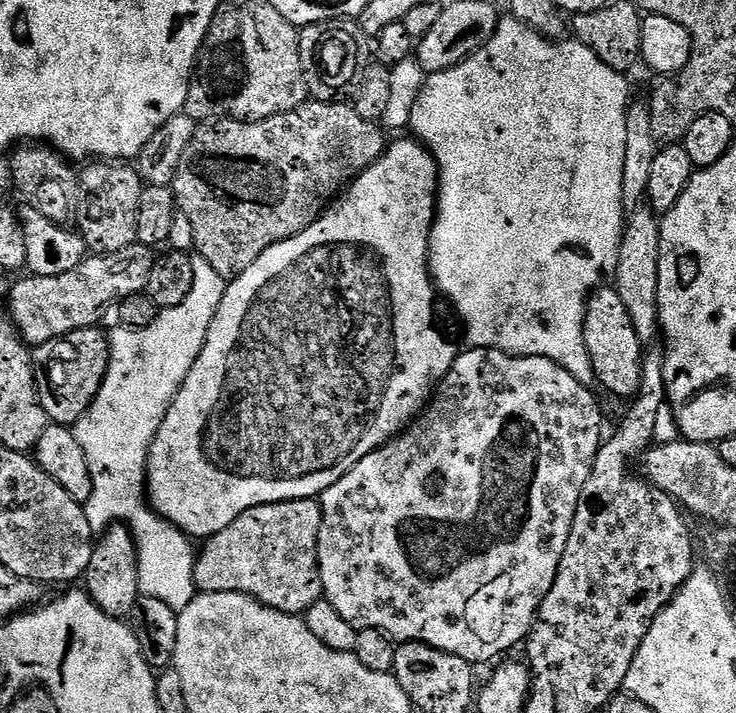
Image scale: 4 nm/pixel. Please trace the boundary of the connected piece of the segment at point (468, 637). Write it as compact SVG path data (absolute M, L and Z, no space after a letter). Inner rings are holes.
M469 347L469 348L468 348L468 349L467 349L467 351L468 351L468 352L464 352L464 351L461 351L461 352L460 352L460 353L459 353L459 355L457 355L457 358L456 358L456 361L454 361L454 362L453 362L453 364L452 364L452 365L451 365L451 366L450 366L450 370L449 370L449 371L448 371L448 372L447 372L447 374L446 374L446 375L444 375L444 379L443 379L443 380L441 380L441 381L440 381L440 383L439 383L439 384L437 384L437 385L436 385L436 387L435 387L435 389L434 389L434 395L433 395L433 397L432 397L432 399L431 399L431 400L429 400L429 401L428 401L428 403L427 403L427 405L426 405L426 407L425 407L425 409L424 409L424 411L423 411L423 412L421 412L421 413L420 413L420 415L419 415L419 416L417 416L417 417L416 417L416 419L415 419L415 420L413 420L413 421L412 421L412 423L411 423L411 424L409 424L409 425L408 425L408 427L407 427L407 428L405 428L405 429L404 429L404 431L403 431L403 432L401 432L401 433L400 433L400 435L399 435L399 436L394 436L394 437L392 437L392 439L391 439L391 440L389 440L389 441L388 441L388 443L386 443L386 444L383 444L383 445L382 445L382 447L381 447L381 448L375 448L375 450L374 450L374 451L372 451L372 452L371 452L371 453L370 453L370 454L366 454L366 458L362 458L362 462L358 462L358 463L357 463L357 464L355 464L355 466L354 466L354 467L352 467L352 468L351 468L351 469L350 469L350 470L349 470L349 472L348 472L348 473L346 473L346 475L344 475L344 476L343 476L343 477L342 477L342 478L338 478L338 482L334 482L334 486L330 486L330 487L329 487L329 488L328 488L328 489L327 489L327 490L326 490L326 491L325 491L325 492L322 492L322 493L320 493L320 495L319 495L319 497L318 497L318 499L319 499L319 502L320 502L320 509L321 509L321 510L322 510L322 522L321 522L321 523L320 523L320 533L319 533L319 534L318 534L318 550L317 550L317 551L316 551L316 553L317 553L317 554L318 554L318 564L319 564L319 567L320 567L320 581L321 581L321 582L322 582L322 584L323 584L323 586L324 586L324 595L323 595L323 599L326 599L326 600L328 600L328 601L329 601L329 602L330 602L330 606L334 606L334 610L338 610L338 614L342 614L342 618L346 618L346 622L350 622L350 626L354 626L354 627L355 627L355 628L356 628L356 629L358 629L358 630L359 630L359 629L362 629L362 628L369 628L369 629L370 629L370 630L382 630L382 631L383 631L383 632L384 632L384 633L385 633L385 634L387 634L387 635L388 635L388 636L391 636L391 637L392 637L392 639L393 639L393 640L395 640L395 641L397 641L397 642L407 642L407 643L410 643L410 644L429 644L429 645L430 645L430 646L434 646L434 647L435 647L435 648L438 648L438 649L440 649L440 650L442 650L442 651L443 651L443 652L446 652L446 653L448 653L448 654L458 654L458 658L466 658L466 662L470 662L470 663L471 663L471 664L473 664L473 666L481 666L481 665L480 665L480 664L484 664L484 663L486 663L486 662L487 662L487 660L492 660L492 659L494 659L494 658L495 658L495 656L500 656L500 655L502 655L502 654L503 654L503 652L508 652L508 651L510 651L510 650L511 650L511 648L512 648L512 647L514 647L514 646L515 646L515 644L520 644L520 645L523 645L523 644L524 644L524 643L525 643L525 641L527 641L527 639L528 639L528 633L529 633L529 632L531 632L531 631L532 631L532 626L533 626L533 624L535 624L535 622L536 622L536 614L537 614L537 612L539 612L539 610L540 610L540 603L542 603L542 601L543 601L543 600L544 600L544 599L545 599L545 598L546 598L546 594L550 594L550 590L551 590L551 589L552 589L552 587L553 587L553 586L554 586L554 582L555 582L555 581L556 581L556 575L557 575L557 574L558 574L558 568L559 568L559 566L560 566L560 563L561 563L561 562L562 562L562 554L563 554L563 553L564 553L564 551L565 551L565 550L566 550L566 542L567 542L567 541L568 541L568 539L569 539L569 538L570 538L570 526L574 526L574 514L575 514L575 513L576 513L576 511L577 511L577 510L578 510L578 498L582 498L582 490L583 490L583 489L584 489L584 487L585 487L585 486L586 486L586 478L590 478L590 470L591 470L591 469L592 469L592 467L593 467L593 466L594 466L594 458L595 458L595 457L596 457L596 455L597 455L597 454L598 454L598 450L599 450L599 449L600 449L600 445L601 445L601 443L602 443L602 435L601 435L601 436L600 436L600 404L599 404L599 402L598 402L598 401L596 401L596 396L595 396L595 394L594 394L594 393L592 393L592 392L591 392L591 391L592 391L592 390L593 390L593 389L592 389L592 388L591 388L591 387L589 387L589 385L587 385L587 384L583 384L583 383L582 383L582 382L578 382L578 378L574 378L574 377L573 377L573 376L572 376L572 375L571 375L571 374L570 374L570 373L569 373L569 372L568 372L568 371L567 371L567 370L566 370L566 369L565 369L565 368L563 368L563 367L562 367L562 366L558 366L558 365L557 365L557 364L555 364L555 363L554 363L554 362L550 362L550 358L542 358L542 357L541 357L541 356L511 356L511 355L510 355L510 354L506 354L506 353L505 353L505 352L499 352L499 351L498 351L498 350L494 350L494 349L493 349L493 348L474 348L474 347Z

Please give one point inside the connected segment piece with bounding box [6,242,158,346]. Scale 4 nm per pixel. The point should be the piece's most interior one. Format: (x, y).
(42, 307)

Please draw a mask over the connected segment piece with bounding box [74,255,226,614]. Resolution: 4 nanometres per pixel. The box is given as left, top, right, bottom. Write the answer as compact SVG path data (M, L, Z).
M197 255L194 263L194 286L182 306L163 309L156 320L145 328L116 326L116 329L111 329L112 349L104 385L88 407L88 413L74 425L78 446L82 446L82 451L86 454L86 463L90 466L92 497L84 503L84 513L93 533L103 534L111 524L125 524L136 540L141 593L150 598L158 598L158 602L166 602L166 606L173 608L177 614L186 606L190 606L190 602L198 595L194 578L198 556L194 548L192 552L193 541L180 529L175 528L169 520L162 519L146 499L146 481L148 452L156 441L156 435L170 410L172 399L183 386L186 374L190 374L190 366L194 366L206 342L210 322L214 322L214 314L224 297L225 277L220 276L218 270L214 270L214 266L206 262L206 258Z

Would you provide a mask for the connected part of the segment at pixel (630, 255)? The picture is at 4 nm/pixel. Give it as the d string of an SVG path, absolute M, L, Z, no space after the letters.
M640 206L627 219L624 237L620 240L618 266L614 277L614 287L618 290L626 310L630 314L630 322L634 322L634 330L638 334L641 344L651 346L657 343L661 335L660 315L658 314L658 262L660 261L660 220L655 212Z

